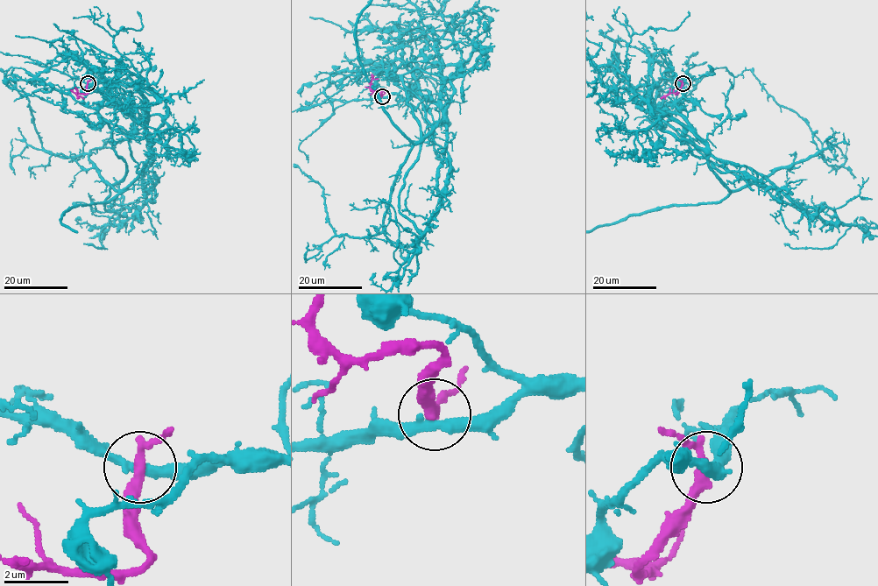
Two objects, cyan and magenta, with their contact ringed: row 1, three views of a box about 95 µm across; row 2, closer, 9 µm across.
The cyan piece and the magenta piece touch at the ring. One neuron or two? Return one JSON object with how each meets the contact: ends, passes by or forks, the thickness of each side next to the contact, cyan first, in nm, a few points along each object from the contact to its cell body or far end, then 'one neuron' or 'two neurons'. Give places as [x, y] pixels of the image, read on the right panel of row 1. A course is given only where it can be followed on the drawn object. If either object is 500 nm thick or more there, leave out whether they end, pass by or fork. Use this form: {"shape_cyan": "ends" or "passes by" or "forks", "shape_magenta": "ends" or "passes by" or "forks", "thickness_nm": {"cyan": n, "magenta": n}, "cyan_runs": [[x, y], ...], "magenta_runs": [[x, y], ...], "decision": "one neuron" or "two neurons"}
{"shape_cyan": "passes by", "shape_magenta": "passes by", "thickness_nm": {"cyan": 320, "magenta": 320}, "cyan_runs": [[683, 83], [680, 114], [705, 145], [709, 165], [729, 193], [719, 201], [630, 215]], "magenta_runs": [[683, 83], [677, 94], [667, 95], [665, 98]], "decision": "two neurons"}

